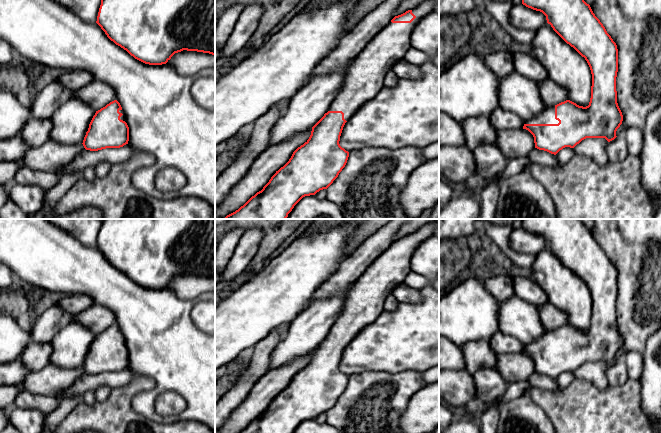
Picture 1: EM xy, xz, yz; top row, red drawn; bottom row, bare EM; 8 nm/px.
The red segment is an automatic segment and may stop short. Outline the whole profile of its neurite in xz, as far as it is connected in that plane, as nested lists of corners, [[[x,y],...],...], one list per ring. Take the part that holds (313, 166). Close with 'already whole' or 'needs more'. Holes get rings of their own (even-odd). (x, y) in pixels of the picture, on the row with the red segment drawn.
[[[425,0],[412,10],[395,16],[364,47],[349,66],[342,87],[329,111],[312,127],[309,139],[292,154],[289,161],[271,177],[263,189],[224,219],[286,219],[305,196],[327,189],[345,167],[349,152],[339,144],[345,123],[384,87],[384,78],[411,48],[413,28],[424,16],[434,12],[438,0]]]; needs more

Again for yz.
[[[522,0],[528,8],[542,12],[547,23],[571,47],[587,61],[591,74],[591,98],[586,107],[566,100],[547,106],[539,115],[525,121],[523,129],[534,137],[535,148],[556,155],[565,147],[574,148],[586,138],[614,140],[623,121],[617,103],[616,77],[618,72],[618,49],[605,27],[584,0]]]; needs more

